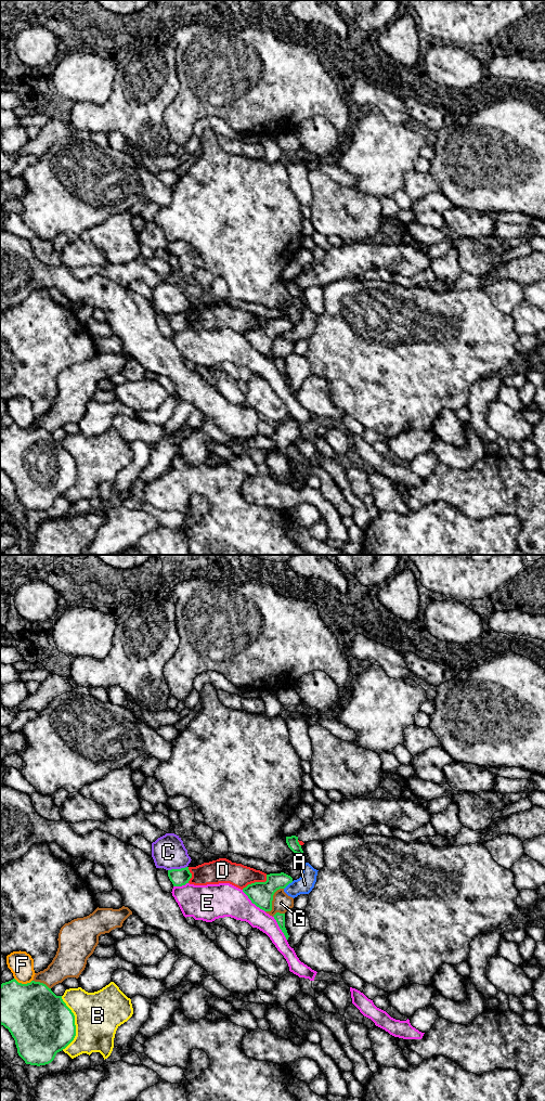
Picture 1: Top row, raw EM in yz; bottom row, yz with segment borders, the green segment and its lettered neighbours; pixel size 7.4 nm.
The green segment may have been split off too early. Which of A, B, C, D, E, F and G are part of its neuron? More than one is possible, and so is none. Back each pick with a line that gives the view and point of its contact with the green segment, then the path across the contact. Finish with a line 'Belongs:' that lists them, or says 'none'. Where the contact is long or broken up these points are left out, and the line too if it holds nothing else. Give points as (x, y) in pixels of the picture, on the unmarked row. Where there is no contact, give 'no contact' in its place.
Belongs: none

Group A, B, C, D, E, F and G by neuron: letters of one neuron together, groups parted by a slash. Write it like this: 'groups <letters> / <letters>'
groups A G / B / C / D / E / F

